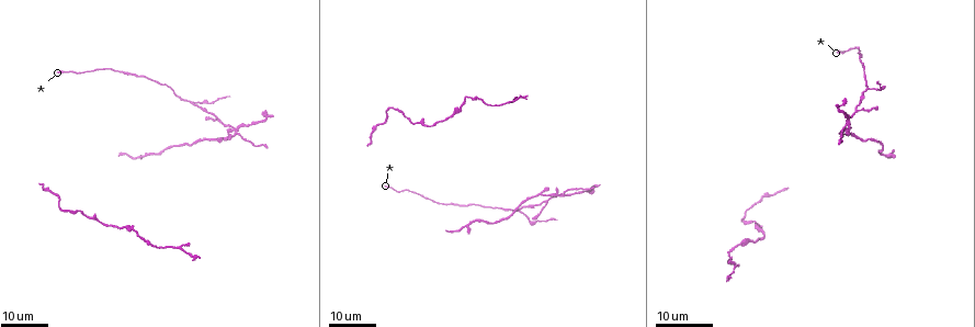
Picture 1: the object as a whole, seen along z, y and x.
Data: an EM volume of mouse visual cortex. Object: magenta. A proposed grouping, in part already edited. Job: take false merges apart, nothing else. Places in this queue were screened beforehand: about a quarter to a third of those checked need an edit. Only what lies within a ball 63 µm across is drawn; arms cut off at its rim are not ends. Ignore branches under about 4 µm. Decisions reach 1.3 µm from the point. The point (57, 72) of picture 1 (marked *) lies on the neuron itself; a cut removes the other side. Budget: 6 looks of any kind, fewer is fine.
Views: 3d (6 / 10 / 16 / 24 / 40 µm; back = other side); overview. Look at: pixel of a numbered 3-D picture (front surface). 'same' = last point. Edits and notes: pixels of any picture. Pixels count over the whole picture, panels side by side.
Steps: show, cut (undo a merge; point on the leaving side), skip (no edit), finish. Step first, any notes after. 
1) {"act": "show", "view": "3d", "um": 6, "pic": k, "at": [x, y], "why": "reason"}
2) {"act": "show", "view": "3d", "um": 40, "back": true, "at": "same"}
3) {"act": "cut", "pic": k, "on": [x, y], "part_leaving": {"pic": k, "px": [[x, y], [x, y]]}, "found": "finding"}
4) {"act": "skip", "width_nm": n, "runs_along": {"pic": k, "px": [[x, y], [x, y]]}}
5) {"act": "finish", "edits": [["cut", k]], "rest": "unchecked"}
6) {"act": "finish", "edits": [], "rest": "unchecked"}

{"act": "show", "view": "3d", "um": 24, "pic": 1, "at": [521, 211], "why": "branch point"}

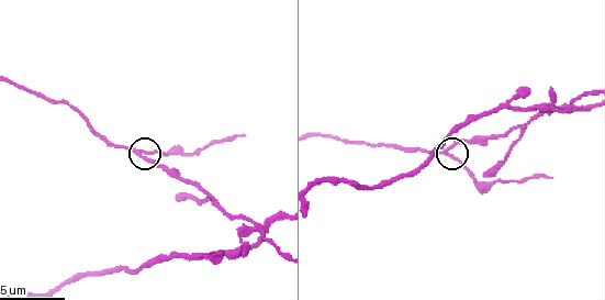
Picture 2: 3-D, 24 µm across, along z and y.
{"act": "show", "view": "3d", "um": 10, "pic": 2, "at": [447, 152]}

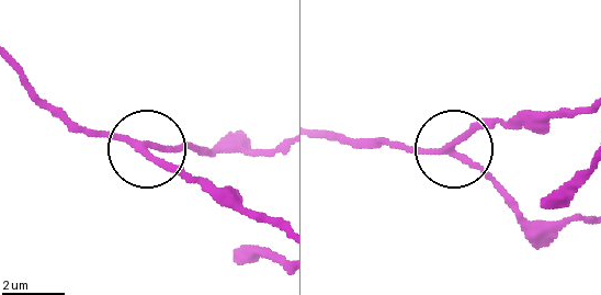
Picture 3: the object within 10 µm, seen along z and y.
{"act": "skip", "arms": 3, "runs_along": {"pic": 3, "px": [[11, 66], [82, 126], [145, 147], [205, 145]]}, "found": "continuous, no second neuron"}

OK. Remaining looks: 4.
{"act": "show", "view": "3d", "um": 10, "pic": 2, "at": [568, 109], "why": "thin arm on a thick one"}

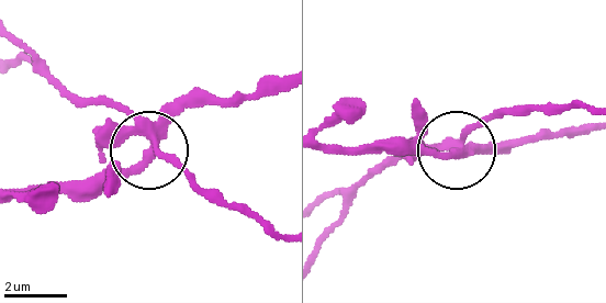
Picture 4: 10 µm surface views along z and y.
{"act": "cut", "pic": 4, "on": [103, 138], "width_nm": 300, "part_leaving": {"pic": 4, "px": [[146, 132], [118, 141], [86, 177], [15, 188]]}, "found": "two neurons meet here"}

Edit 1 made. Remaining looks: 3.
{"act": "show", "view": "overview"}

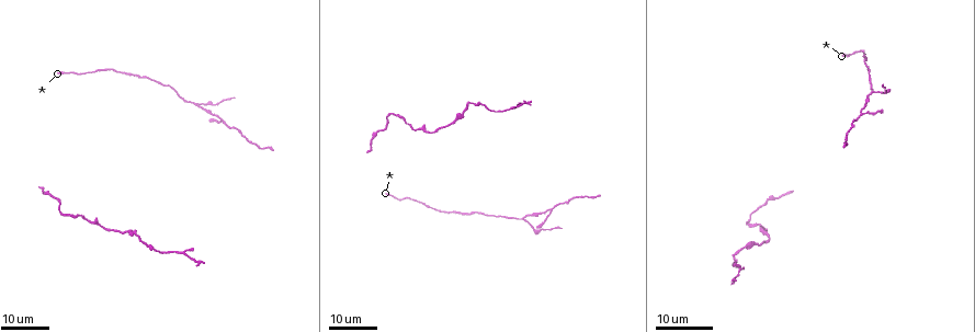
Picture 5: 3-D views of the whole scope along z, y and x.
{"act": "show", "view": "3d", "um": 16, "pic": 5, "at": [862, 113], "why": "three arms meet"}

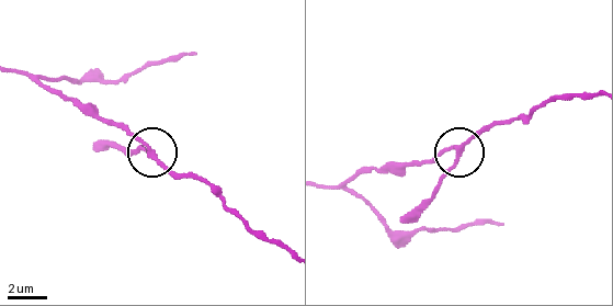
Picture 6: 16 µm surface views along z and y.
{"act": "show", "view": "3d", "um": 10, "pic": 6, "at": [457, 155], "why": "zoom in"}

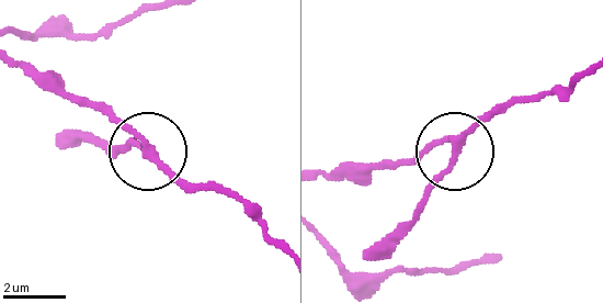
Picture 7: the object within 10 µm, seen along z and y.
{"act": "skip", "arms": 3, "runs_along": {"pic": 7, "px": [[14, 58], [78, 98], [101, 102], [148, 147], [103, 147]]}, "found": "all the same neuron"}

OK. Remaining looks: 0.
{"act": "finish", "edits": [["cut", 4]], "rest": "unchecked"}

